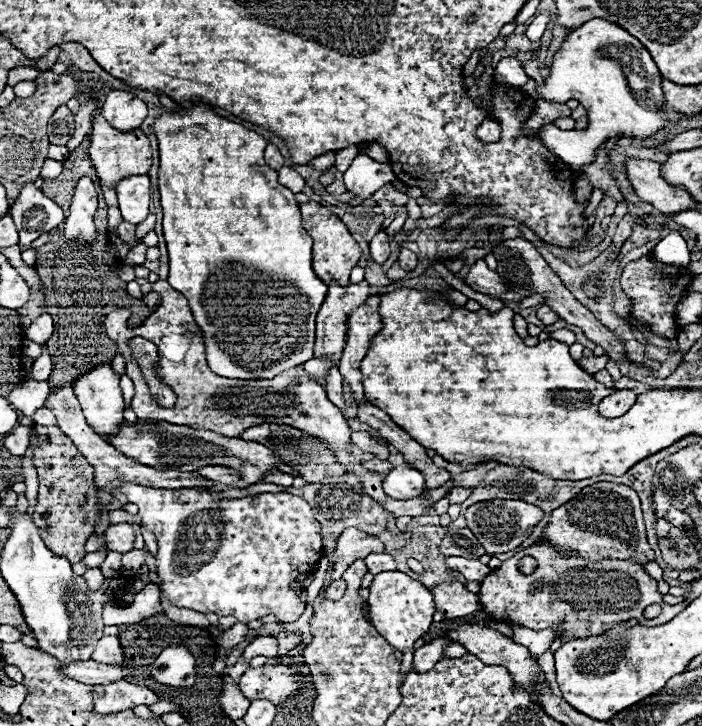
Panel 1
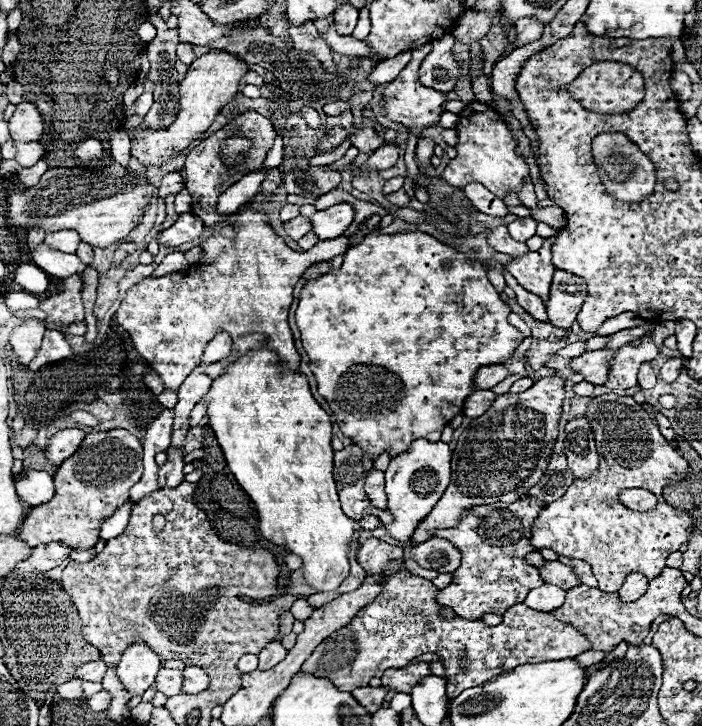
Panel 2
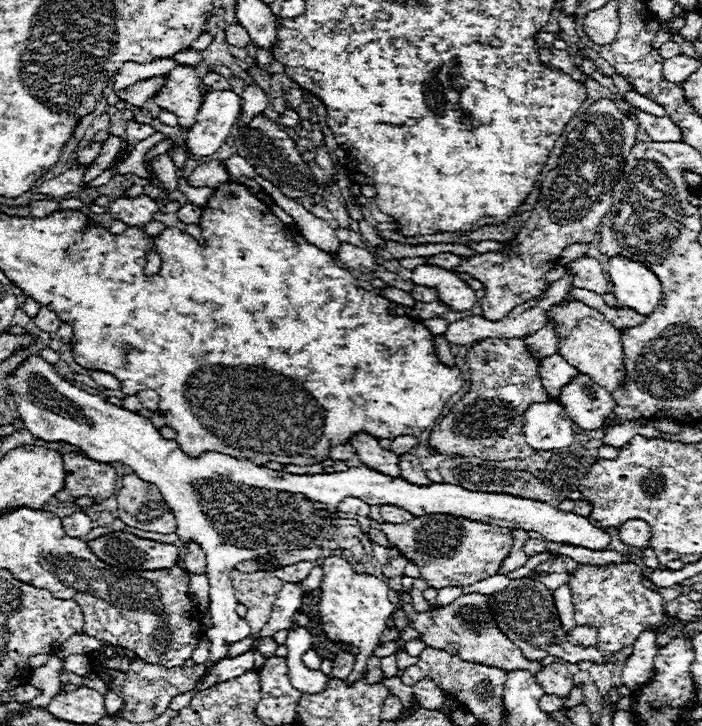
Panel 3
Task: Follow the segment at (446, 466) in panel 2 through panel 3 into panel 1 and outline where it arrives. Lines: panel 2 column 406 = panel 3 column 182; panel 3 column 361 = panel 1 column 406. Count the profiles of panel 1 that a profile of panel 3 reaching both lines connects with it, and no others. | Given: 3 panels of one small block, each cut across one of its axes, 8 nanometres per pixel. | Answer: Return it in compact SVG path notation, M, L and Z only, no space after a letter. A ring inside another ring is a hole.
M394 468L386 478L384 478L384 492L392 498L414 498L418 494L422 494L422 490L426 488L426 480L424 474L420 470L414 468Z

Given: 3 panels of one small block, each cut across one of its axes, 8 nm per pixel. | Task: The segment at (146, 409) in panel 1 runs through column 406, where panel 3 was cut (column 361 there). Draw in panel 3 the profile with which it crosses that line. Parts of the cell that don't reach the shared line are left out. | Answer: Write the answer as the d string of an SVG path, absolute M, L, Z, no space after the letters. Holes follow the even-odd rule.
M348 496L348 498L344 498L344 500L340 502L338 510L340 510L340 512L346 512L346 514L358 514L358 516L368 516L368 510L370 510L370 506L368 506L368 504L364 502L364 500L360 500L360 498Z

